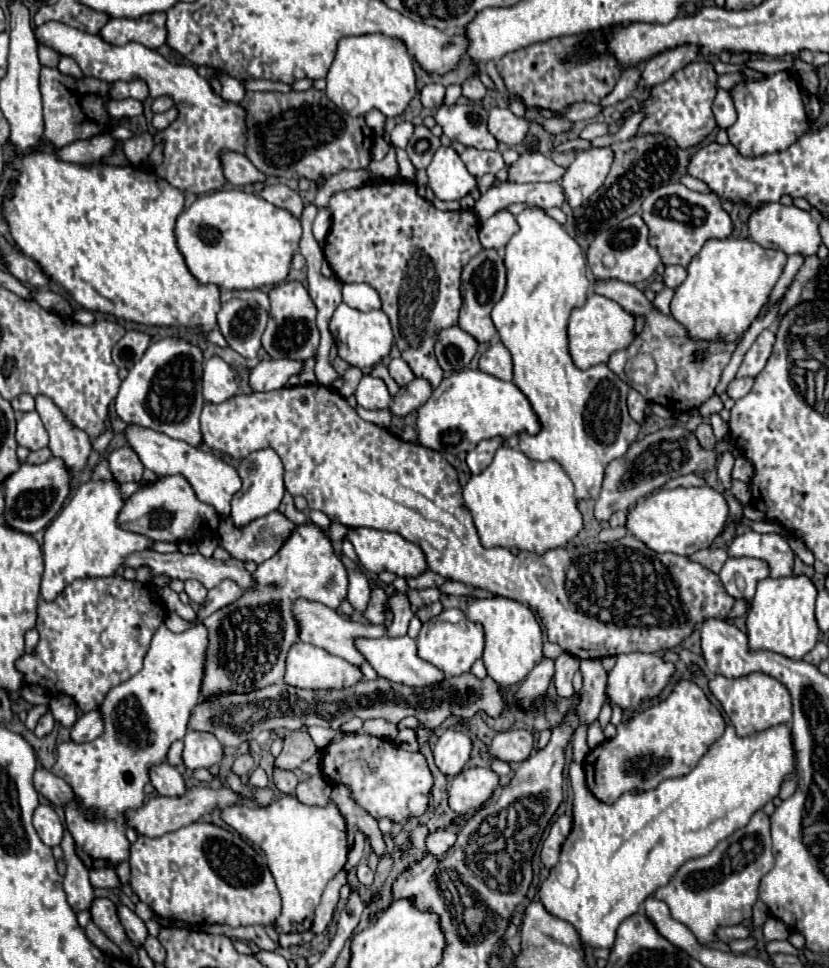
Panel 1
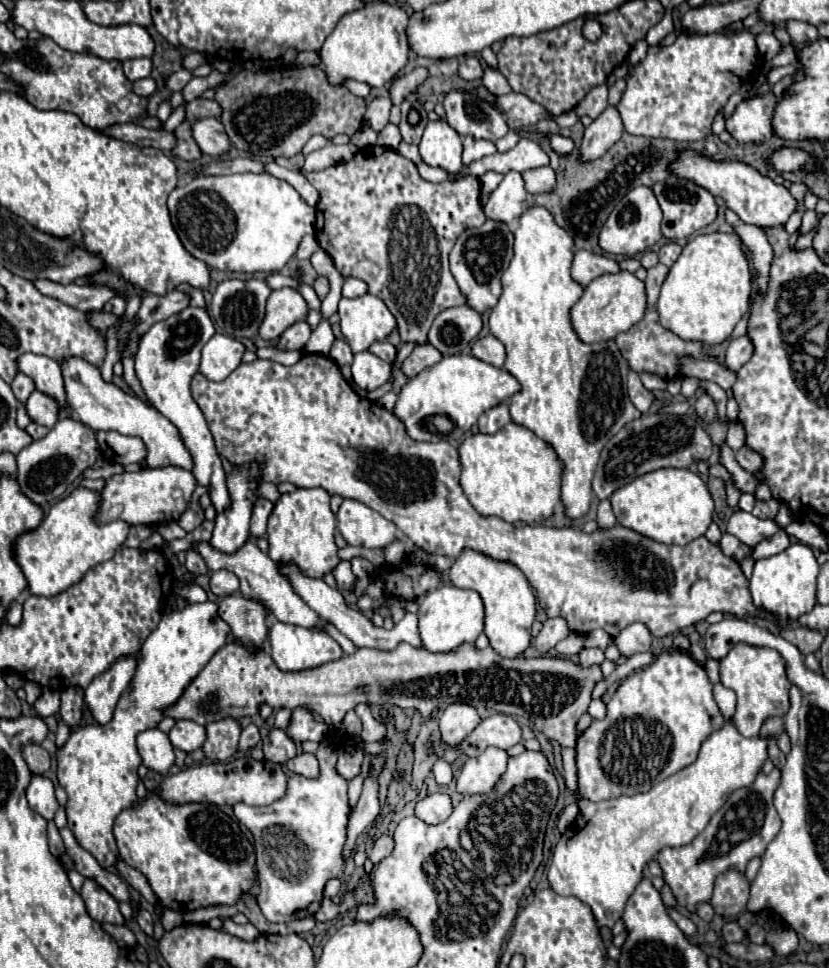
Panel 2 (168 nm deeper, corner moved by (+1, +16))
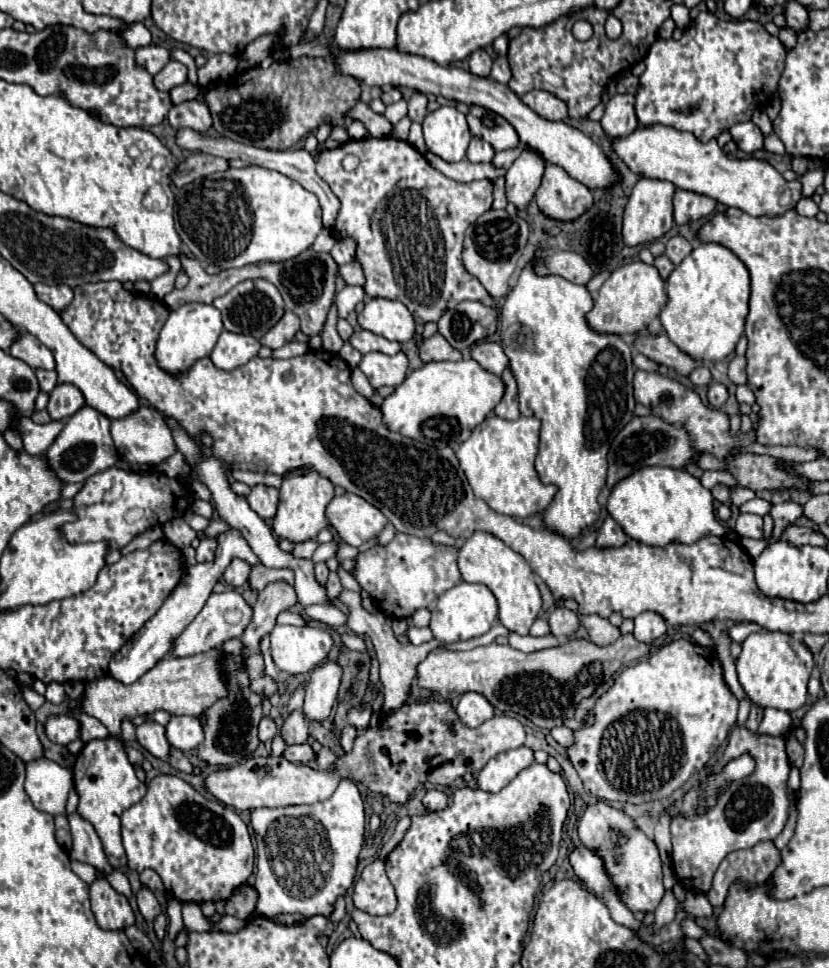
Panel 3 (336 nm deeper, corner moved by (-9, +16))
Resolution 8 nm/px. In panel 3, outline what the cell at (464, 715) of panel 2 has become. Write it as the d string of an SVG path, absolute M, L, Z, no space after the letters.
M465 692L457 704L457 712L459 718L471 728L477 728L485 720L493 718L493 706L479 692Z

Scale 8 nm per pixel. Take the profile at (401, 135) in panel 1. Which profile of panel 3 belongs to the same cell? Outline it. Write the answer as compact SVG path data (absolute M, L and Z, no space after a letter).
M399 100L399 102L395 102L395 104L389 104L387 110L385 110L385 118L387 118L391 124L397 124L405 114L407 114L407 102L405 102L405 100Z

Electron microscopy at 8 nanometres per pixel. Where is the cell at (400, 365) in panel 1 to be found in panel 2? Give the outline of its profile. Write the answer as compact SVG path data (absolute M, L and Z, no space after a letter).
M389 342L371 344L371 346L369 346L369 352L373 352L375 356L379 356L379 358L383 358L383 360L387 360L387 362L393 362L393 360L395 360L395 354L397 354L395 346L389 344Z

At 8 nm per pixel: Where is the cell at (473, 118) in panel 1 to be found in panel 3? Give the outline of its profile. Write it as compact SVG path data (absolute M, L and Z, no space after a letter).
M471 106L469 114L467 114L467 122L469 122L469 130L475 136L489 142L495 152L511 150L511 148L519 146L519 136L515 132L515 128L503 116L491 112L487 108Z

